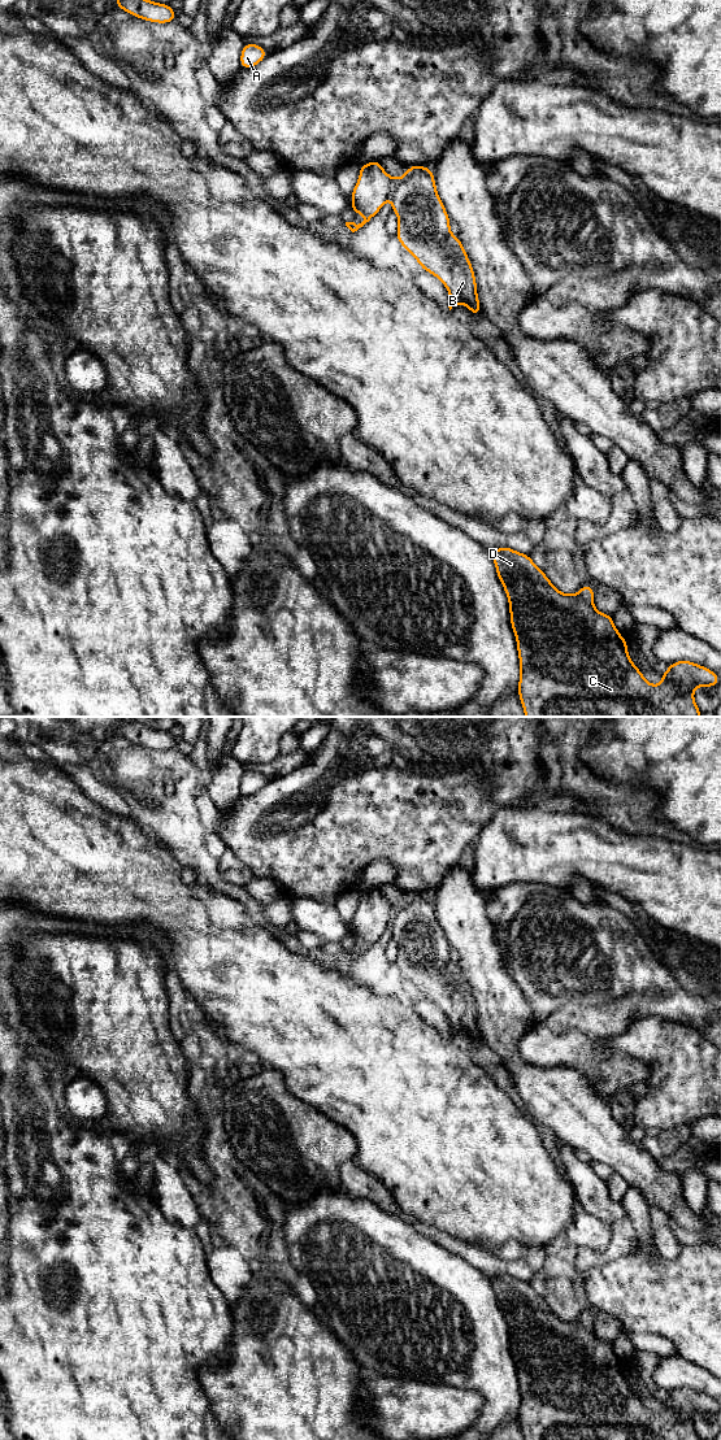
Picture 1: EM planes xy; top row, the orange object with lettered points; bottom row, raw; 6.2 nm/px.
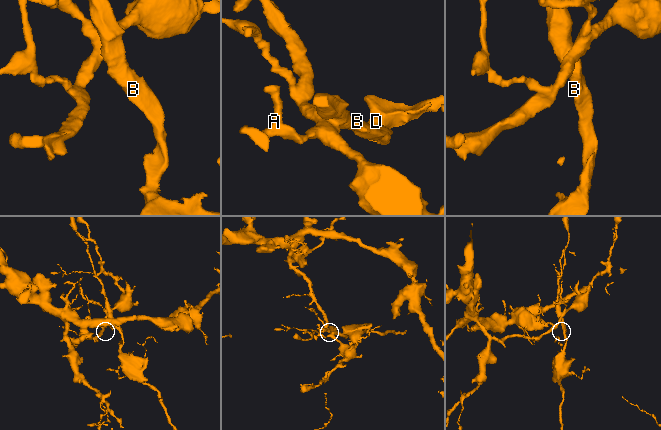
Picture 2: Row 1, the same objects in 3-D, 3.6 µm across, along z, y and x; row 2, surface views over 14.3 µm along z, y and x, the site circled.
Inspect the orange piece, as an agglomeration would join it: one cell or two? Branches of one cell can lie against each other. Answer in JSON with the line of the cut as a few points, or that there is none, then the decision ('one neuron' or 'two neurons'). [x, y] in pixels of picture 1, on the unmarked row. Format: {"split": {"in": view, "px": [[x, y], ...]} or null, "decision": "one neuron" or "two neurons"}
{"split": {"in": "xy", "px": [[399, 906], [389, 923]]}, "decision": "two neurons"}

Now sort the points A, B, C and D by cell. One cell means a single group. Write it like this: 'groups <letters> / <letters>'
groups A / B C D

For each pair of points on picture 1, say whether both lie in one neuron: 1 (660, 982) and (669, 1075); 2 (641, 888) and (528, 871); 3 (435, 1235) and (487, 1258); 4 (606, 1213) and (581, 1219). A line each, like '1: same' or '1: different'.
1: different
2: same
3: same
4: different

